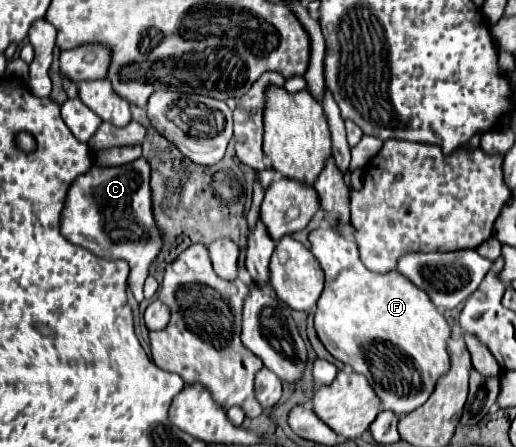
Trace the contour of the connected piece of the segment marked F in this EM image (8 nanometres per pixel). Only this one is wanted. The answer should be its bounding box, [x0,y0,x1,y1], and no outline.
[309,227,451,417]

